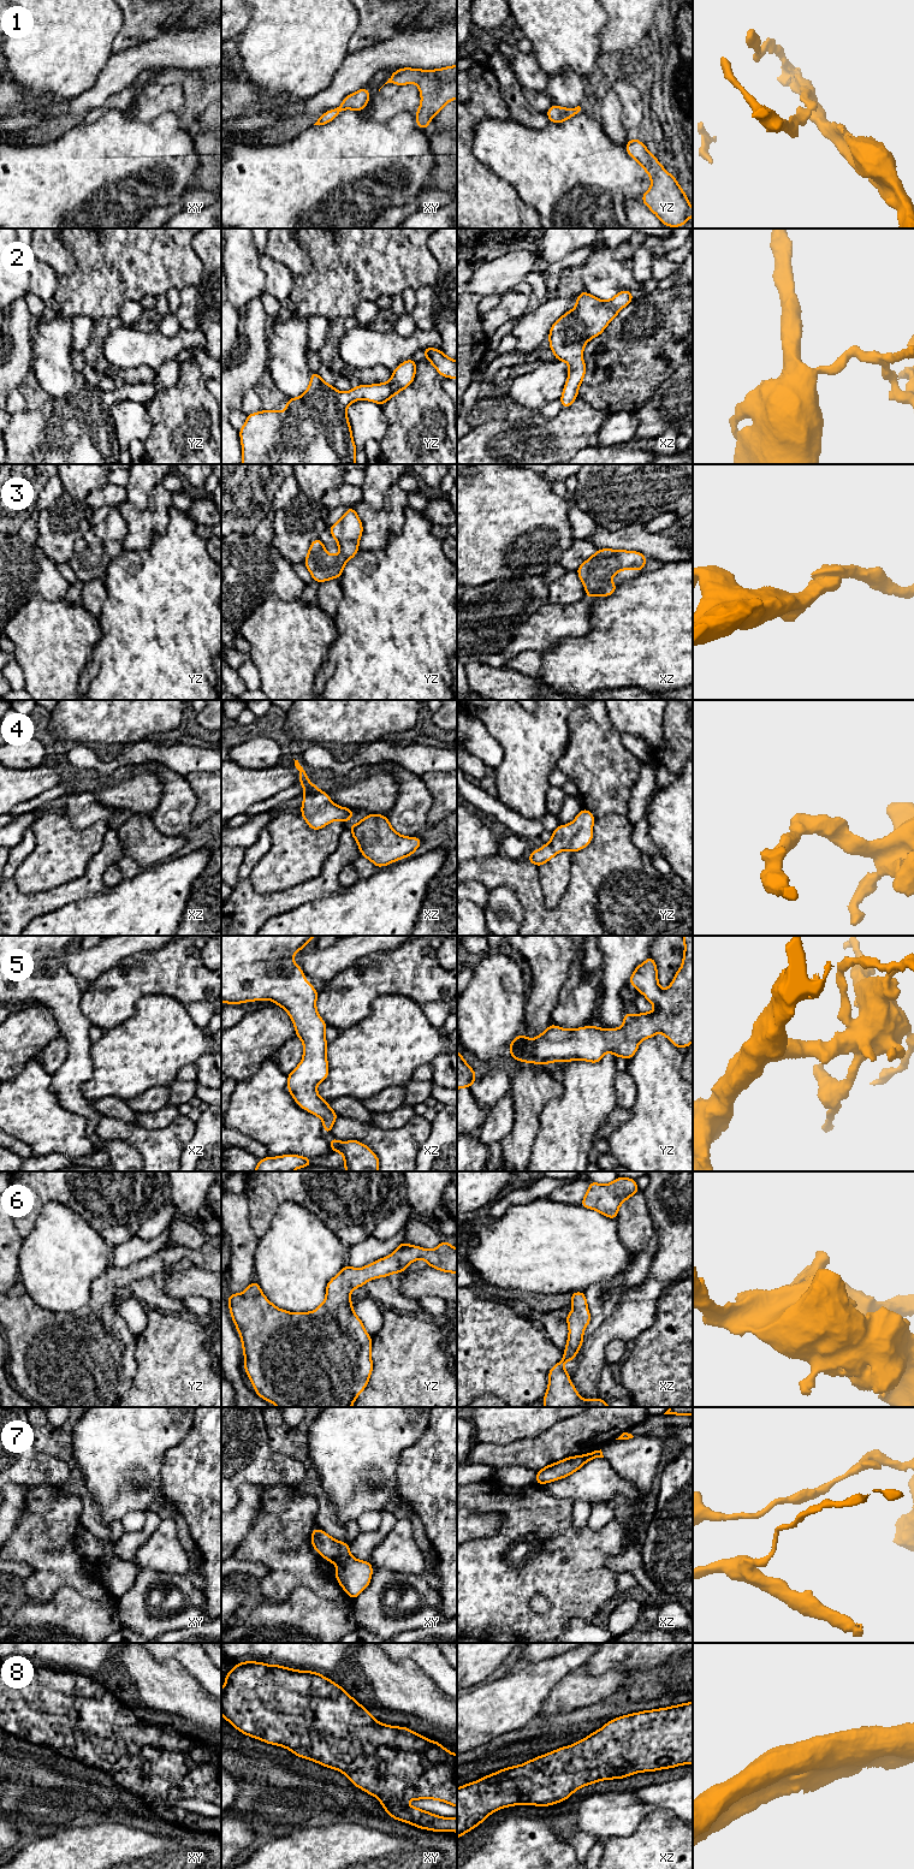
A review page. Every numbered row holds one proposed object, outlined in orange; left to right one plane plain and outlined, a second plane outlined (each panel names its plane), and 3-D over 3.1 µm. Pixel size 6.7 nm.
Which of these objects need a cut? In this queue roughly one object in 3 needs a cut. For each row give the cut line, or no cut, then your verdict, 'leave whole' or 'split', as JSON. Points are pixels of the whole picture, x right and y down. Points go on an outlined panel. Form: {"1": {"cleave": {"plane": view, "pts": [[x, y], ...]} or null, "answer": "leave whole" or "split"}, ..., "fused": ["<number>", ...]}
{"1": {"cleave": null, "answer": "leave whole"}, "2": {"cleave": null, "answer": "leave whole"}, "3": {"cleave": null, "answer": "leave whole"}, "4": {"cleave": null, "answer": "leave whole"}, "5": {"cleave": null, "answer": "leave whole"}, "6": {"cleave": null, "answer": "leave whole"}, "7": {"cleave": {"plane": "xy", "pts": [[349, 1555], [337, 1564]]}, "answer": "split"}, "8": {"cleave": null, "answer": "leave whole"}, "fused": ["7"]}

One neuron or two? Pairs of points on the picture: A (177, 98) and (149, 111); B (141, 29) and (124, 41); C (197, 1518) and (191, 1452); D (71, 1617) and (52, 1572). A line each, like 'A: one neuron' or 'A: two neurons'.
A: one neuron
B: one neuron
C: one neuron
D: two neurons

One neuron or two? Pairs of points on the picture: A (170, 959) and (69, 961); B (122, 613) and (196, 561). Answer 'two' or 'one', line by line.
A: two
B: one

